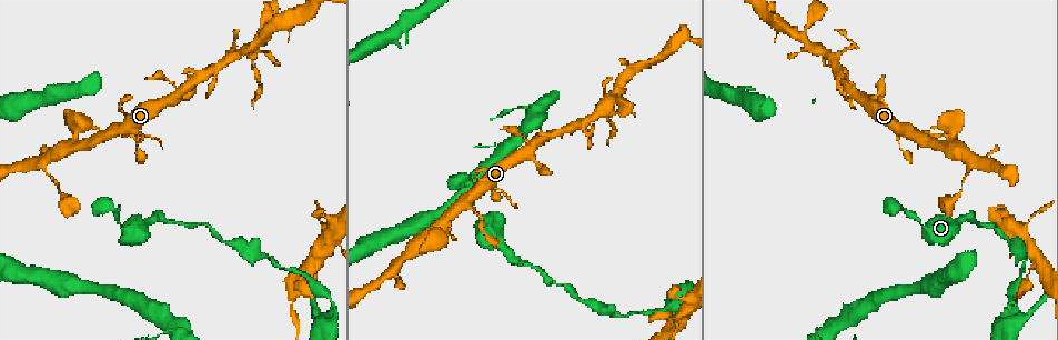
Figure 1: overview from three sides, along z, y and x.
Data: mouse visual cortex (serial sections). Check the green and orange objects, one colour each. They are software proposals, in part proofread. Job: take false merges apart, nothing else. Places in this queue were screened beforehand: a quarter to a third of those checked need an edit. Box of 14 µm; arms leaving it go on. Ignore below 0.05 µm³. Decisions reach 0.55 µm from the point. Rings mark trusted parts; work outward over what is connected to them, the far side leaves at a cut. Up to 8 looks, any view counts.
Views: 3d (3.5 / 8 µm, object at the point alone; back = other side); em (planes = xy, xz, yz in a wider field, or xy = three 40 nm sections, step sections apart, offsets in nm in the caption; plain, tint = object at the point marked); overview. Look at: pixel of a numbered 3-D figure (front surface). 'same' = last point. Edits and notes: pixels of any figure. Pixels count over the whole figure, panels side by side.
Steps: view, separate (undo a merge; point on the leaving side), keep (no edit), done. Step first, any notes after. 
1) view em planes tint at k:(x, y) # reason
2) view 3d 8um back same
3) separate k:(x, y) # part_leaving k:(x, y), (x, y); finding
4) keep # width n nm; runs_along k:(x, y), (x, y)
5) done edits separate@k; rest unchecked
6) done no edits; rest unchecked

view 3d 3.5um back at 1:(284, 19) # arms part here

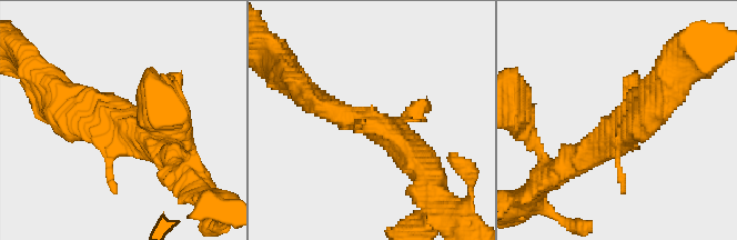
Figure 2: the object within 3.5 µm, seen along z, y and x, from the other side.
view em xy step 5 tint at 2:(370, 122) # now the EM

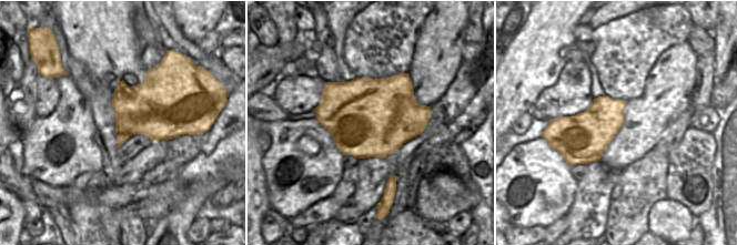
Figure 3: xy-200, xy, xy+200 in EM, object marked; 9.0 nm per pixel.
keep # width 700 nm; runs_along 2:(422, 166), (377, 126), (309, 94); all the same cell

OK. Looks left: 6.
view 3d 3.5um at 1:(993, 224)

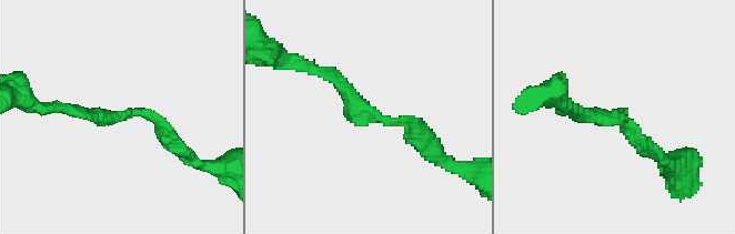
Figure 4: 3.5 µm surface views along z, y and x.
view em planes tint at 4:(386, 121) # arm_widths 200, 200 nm; now the EM

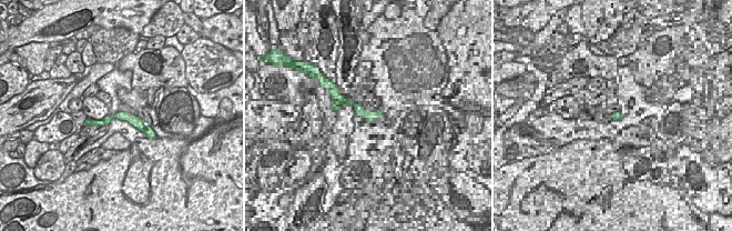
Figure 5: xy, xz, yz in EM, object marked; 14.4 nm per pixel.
keep # runs_along 4:(325, 73), (432, 153); continuous, no second cell

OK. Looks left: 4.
view 3d 3.5um at 1:(660, 311) # narrows sharply

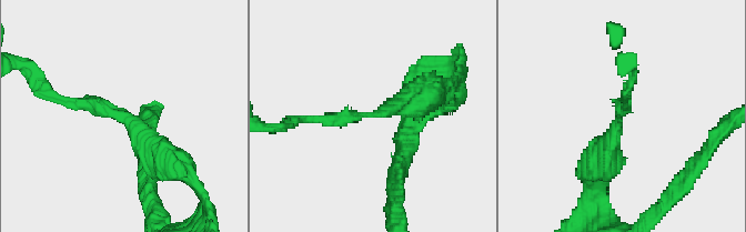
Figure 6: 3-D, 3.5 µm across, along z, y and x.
view em xy step 2 tint at 6:(621, 115) # arm_widths 150, 350 nm; need the tissue

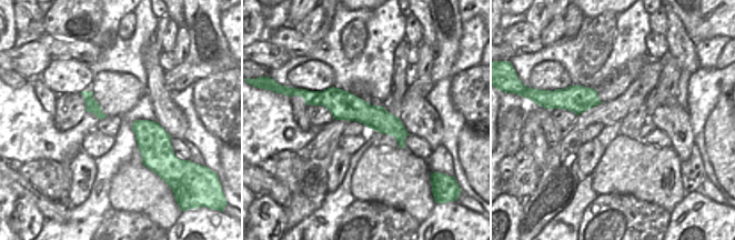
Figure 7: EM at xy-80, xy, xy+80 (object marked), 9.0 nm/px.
view em xy step 3 tint same

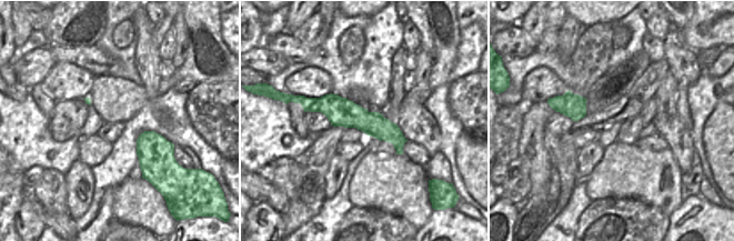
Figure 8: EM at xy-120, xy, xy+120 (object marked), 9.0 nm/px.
keep # width 260 nm; runs_along 6:(52, 92), (113, 109), (171, 163); continuous, no second cell

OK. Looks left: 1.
done no edits; rest unchecked

